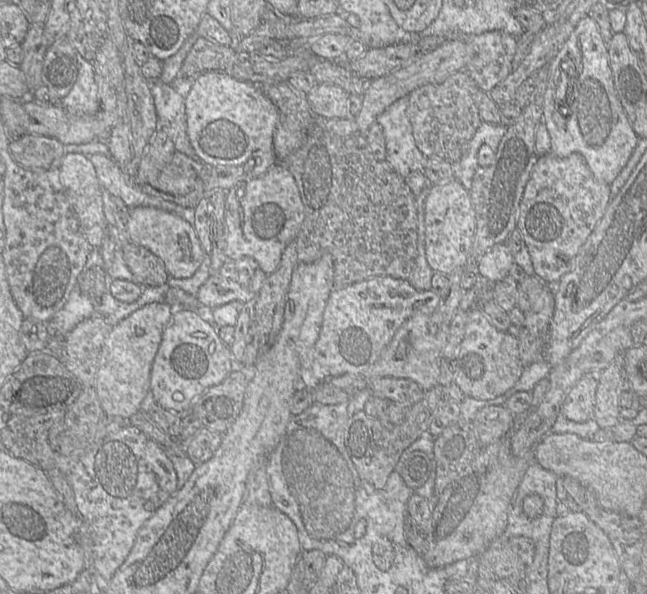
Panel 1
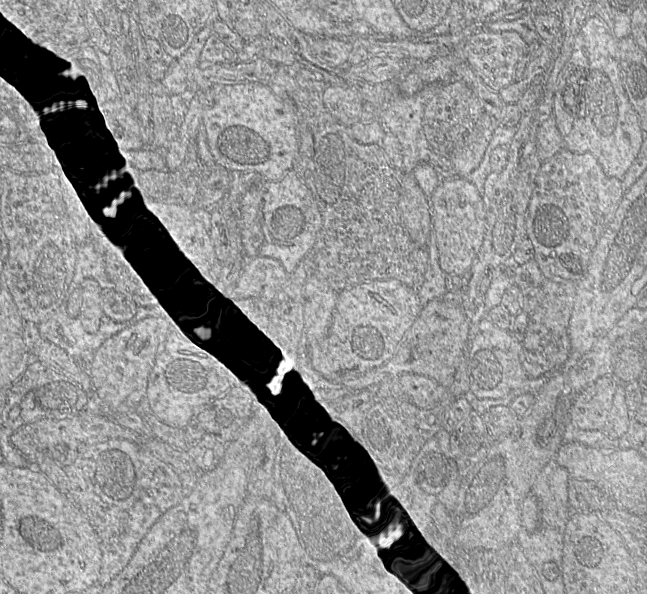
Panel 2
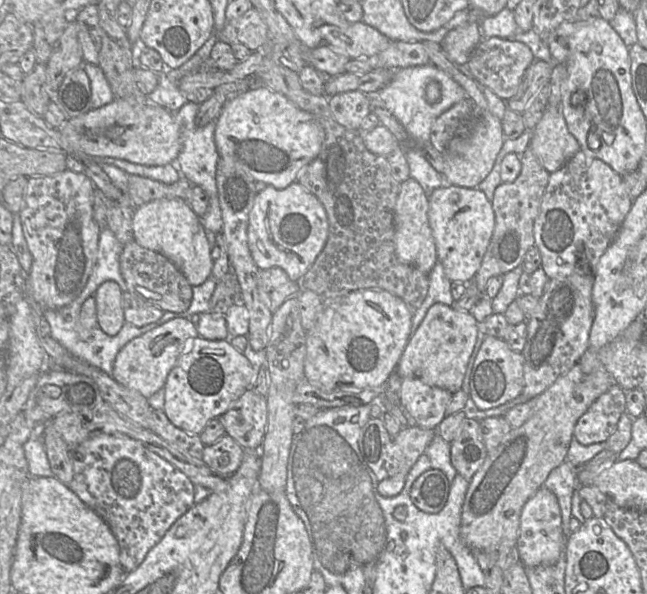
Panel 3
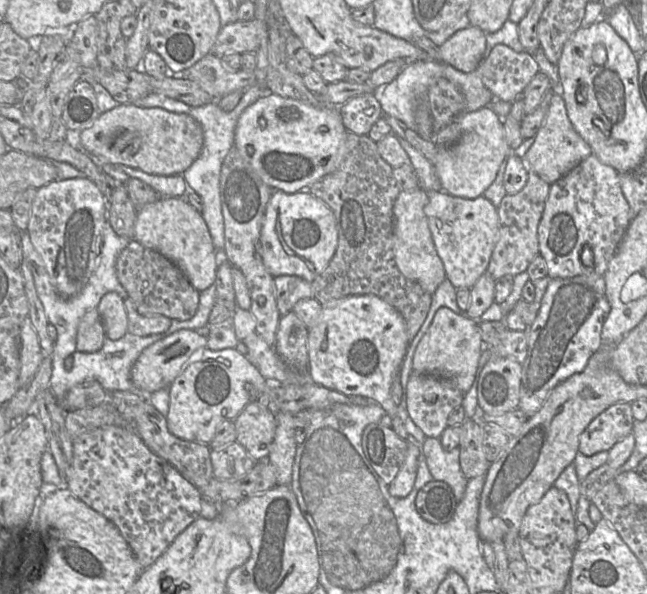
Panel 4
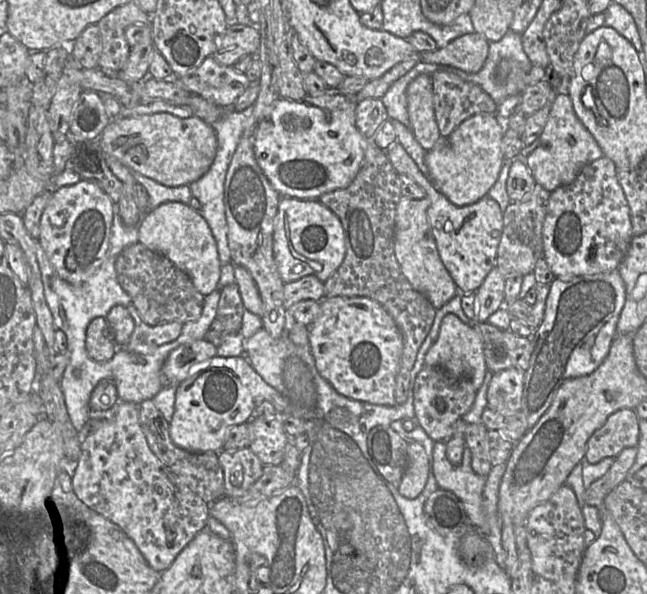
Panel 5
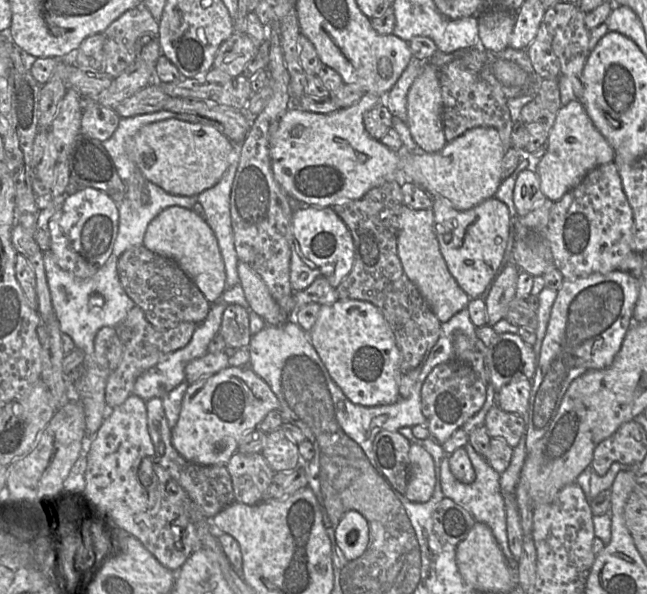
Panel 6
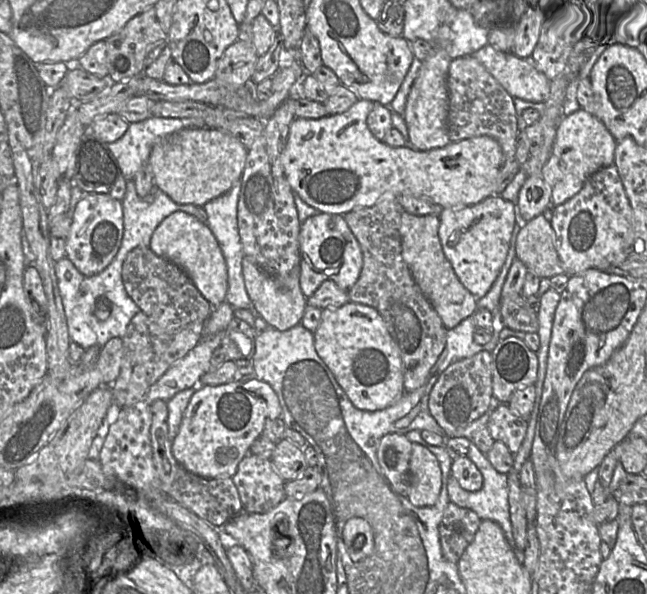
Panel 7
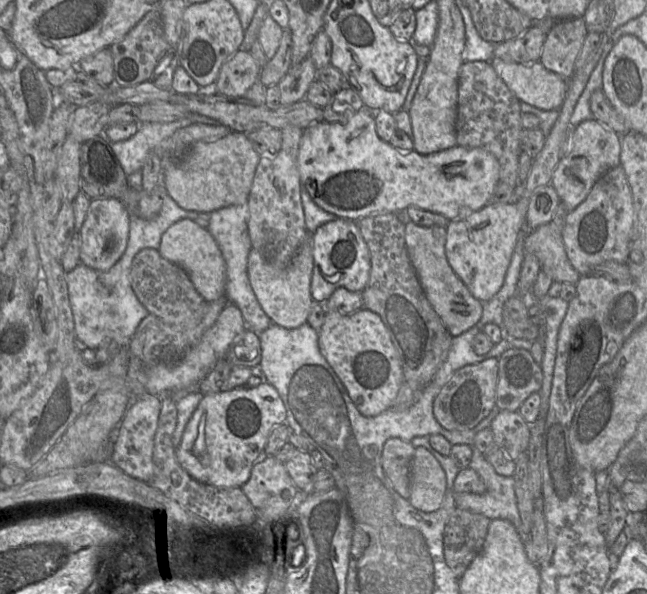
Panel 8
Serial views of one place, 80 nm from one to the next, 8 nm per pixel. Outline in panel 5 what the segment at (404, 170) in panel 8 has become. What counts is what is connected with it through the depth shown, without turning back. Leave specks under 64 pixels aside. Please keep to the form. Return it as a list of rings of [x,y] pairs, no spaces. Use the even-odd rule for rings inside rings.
[[[412,55],[397,63],[381,77],[369,80],[364,88],[352,97],[350,102],[335,109],[323,109],[304,101],[294,101],[281,97],[271,113],[259,123],[254,143],[256,160],[274,189],[282,196],[318,200],[325,193],[348,187],[360,170],[369,143],[369,140],[361,134],[356,126],[357,104],[366,98],[381,99],[392,83],[419,62],[421,62],[419,57]],[[480,113],[464,120],[453,132],[442,137],[425,154],[431,181],[454,205],[470,205],[487,196],[504,163],[503,120],[495,114]]]

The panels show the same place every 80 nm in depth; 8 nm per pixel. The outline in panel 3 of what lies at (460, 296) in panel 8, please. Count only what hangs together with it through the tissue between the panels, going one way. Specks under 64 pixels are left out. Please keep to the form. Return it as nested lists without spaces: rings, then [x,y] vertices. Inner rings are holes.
[[[411,177],[402,182],[394,207],[394,244],[400,262],[429,275],[438,254],[428,217],[429,201],[421,185]]]

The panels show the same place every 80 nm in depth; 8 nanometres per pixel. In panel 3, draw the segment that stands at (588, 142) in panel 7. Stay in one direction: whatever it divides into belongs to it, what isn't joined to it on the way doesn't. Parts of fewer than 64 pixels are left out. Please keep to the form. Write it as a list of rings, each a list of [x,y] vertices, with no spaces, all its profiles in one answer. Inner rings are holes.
[[[560,105],[547,107],[532,132],[529,148],[549,174],[559,170],[580,151],[577,139],[567,128]]]

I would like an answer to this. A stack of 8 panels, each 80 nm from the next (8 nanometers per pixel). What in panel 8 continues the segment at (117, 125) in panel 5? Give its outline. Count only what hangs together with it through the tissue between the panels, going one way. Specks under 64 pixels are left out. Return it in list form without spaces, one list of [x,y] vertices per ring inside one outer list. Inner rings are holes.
[[[231,131],[214,142],[197,142],[180,162],[165,162],[163,181],[168,195],[185,210],[211,213],[223,207],[247,203],[260,154],[246,134]]]

